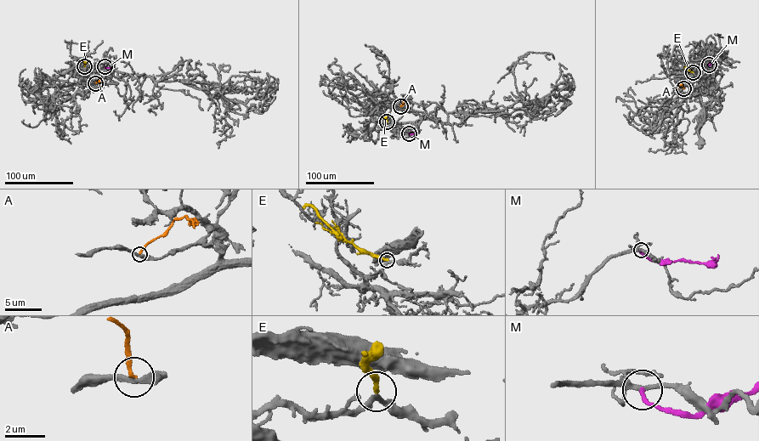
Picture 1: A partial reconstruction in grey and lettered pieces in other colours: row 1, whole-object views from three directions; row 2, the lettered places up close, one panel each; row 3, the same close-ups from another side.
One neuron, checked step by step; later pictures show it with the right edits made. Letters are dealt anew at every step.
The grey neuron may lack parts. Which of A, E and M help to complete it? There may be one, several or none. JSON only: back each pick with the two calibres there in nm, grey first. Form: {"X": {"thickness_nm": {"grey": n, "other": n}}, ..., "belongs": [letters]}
{"belongs": []}

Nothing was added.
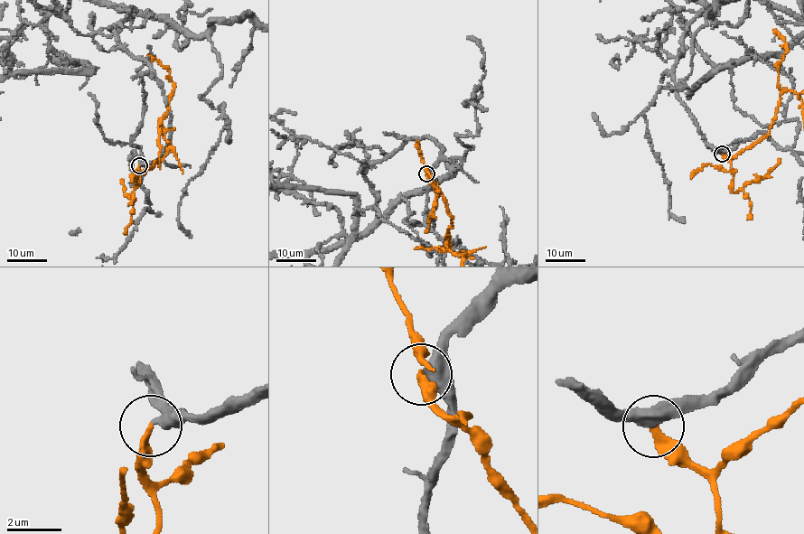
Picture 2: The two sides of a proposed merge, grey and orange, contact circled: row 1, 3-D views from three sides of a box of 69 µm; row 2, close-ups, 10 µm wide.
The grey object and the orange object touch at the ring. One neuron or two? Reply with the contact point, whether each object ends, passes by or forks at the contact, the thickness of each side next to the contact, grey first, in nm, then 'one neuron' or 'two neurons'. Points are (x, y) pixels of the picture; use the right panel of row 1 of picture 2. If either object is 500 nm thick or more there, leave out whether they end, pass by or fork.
at (722, 154); 500 nm thick on the grey side, 280 nm on the other; one neuron

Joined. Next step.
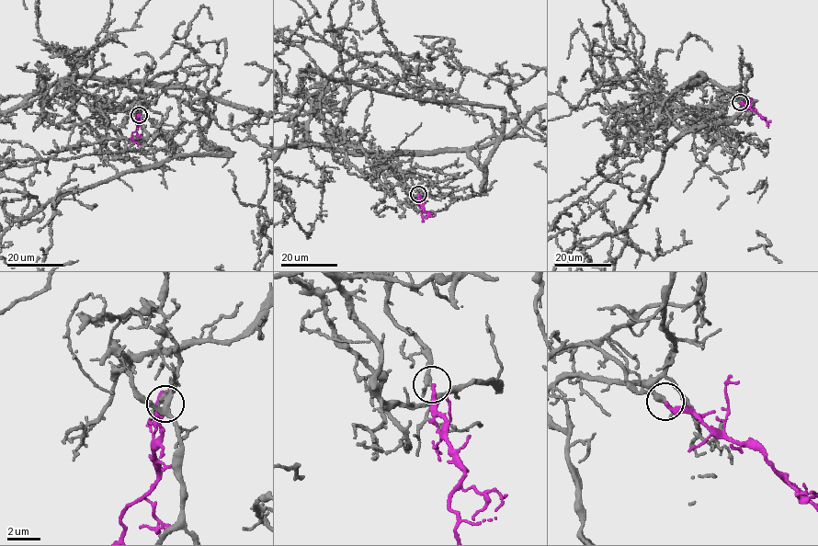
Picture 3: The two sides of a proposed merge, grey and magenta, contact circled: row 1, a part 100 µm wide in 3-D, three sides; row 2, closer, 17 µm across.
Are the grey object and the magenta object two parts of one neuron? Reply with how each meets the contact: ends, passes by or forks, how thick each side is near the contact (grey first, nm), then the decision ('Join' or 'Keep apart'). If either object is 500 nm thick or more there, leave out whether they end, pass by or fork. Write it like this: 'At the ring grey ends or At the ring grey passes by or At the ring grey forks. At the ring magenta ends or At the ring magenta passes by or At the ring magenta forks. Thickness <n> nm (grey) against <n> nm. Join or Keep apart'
At the ring grey passes by. At the ring magenta ends. Thickness 280 nm (grey) against 240 nm. Join

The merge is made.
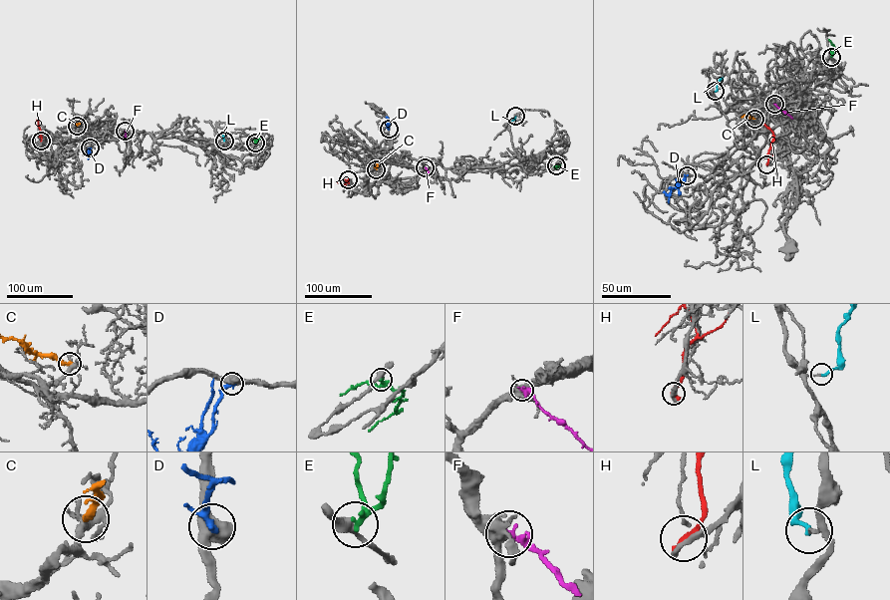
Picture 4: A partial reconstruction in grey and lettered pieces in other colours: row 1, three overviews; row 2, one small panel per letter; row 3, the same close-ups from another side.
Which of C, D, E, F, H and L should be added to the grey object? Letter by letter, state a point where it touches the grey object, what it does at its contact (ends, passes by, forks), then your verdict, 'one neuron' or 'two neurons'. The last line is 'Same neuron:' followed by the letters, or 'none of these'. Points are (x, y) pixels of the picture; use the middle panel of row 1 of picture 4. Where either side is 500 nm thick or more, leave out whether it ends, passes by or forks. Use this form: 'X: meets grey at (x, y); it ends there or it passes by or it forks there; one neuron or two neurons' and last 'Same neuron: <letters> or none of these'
C: meets grey at (376, 169); it ends there; two neurons
D: meets grey at (389, 129); two neurons
E: meets grey at (556, 165); it passes by; two neurons
F: meets grey at (425, 167); it passes by; two neurons
H: meets grey at (348, 179); it ends there; two neurons
L: meets grey at (515, 116); it ends there; one neuron
Same neuron: L

